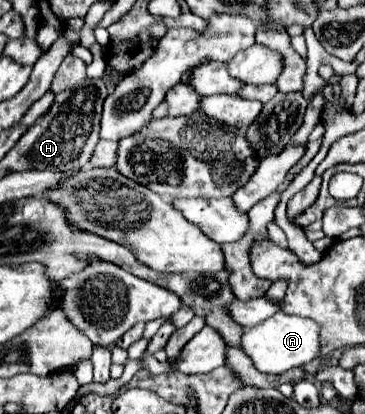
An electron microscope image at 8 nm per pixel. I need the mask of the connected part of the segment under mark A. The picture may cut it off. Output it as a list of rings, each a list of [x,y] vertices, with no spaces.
[[[278,311],[278,313],[274,313],[274,317],[268,317],[266,321],[262,321],[262,325],[256,325],[256,327],[250,327],[244,331],[242,351],[248,355],[254,369],[258,369],[260,373],[280,375],[288,369],[304,367],[320,351],[318,323],[314,323],[312,319],[292,317],[292,315]]]

